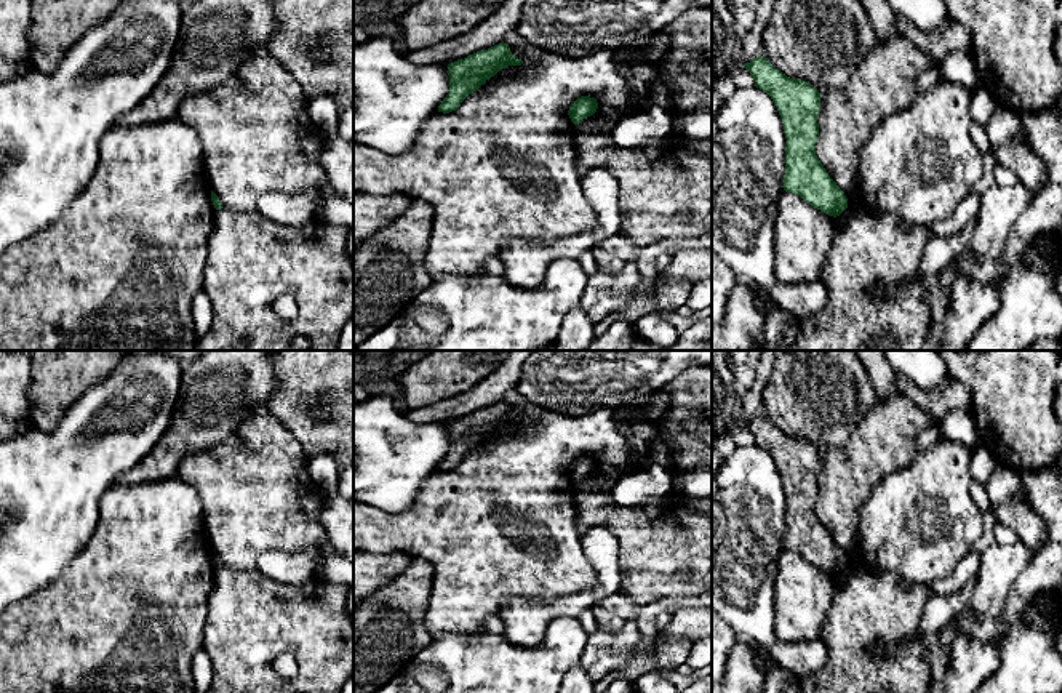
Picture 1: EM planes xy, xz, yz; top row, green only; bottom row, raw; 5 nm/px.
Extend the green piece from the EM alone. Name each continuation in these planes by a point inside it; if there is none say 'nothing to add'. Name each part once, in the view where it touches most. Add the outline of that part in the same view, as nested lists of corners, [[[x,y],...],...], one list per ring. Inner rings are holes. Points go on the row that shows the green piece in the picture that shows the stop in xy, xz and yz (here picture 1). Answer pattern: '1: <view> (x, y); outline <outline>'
nothing to add

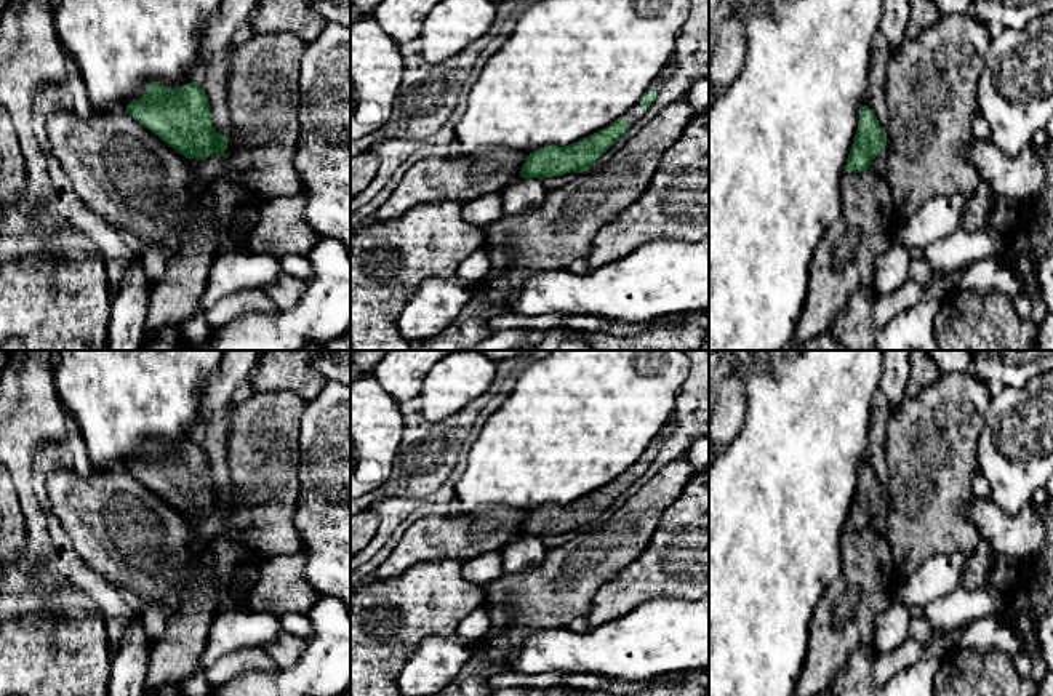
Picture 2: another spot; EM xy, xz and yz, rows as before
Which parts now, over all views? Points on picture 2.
1: xz (636, 112); outline [[[640,99],[631,107],[627,109],[627,112],[623,115],[623,118],[629,123],[634,125],[635,122],[639,122],[647,110],[643,110],[640,107]]]

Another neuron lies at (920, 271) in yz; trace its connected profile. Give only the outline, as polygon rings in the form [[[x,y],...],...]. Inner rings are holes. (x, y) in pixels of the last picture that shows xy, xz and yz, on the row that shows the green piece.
[[[912,259],[911,261],[911,270],[909,270],[909,278],[917,282],[922,286],[927,286],[933,280],[933,270],[931,266],[927,259]]]

